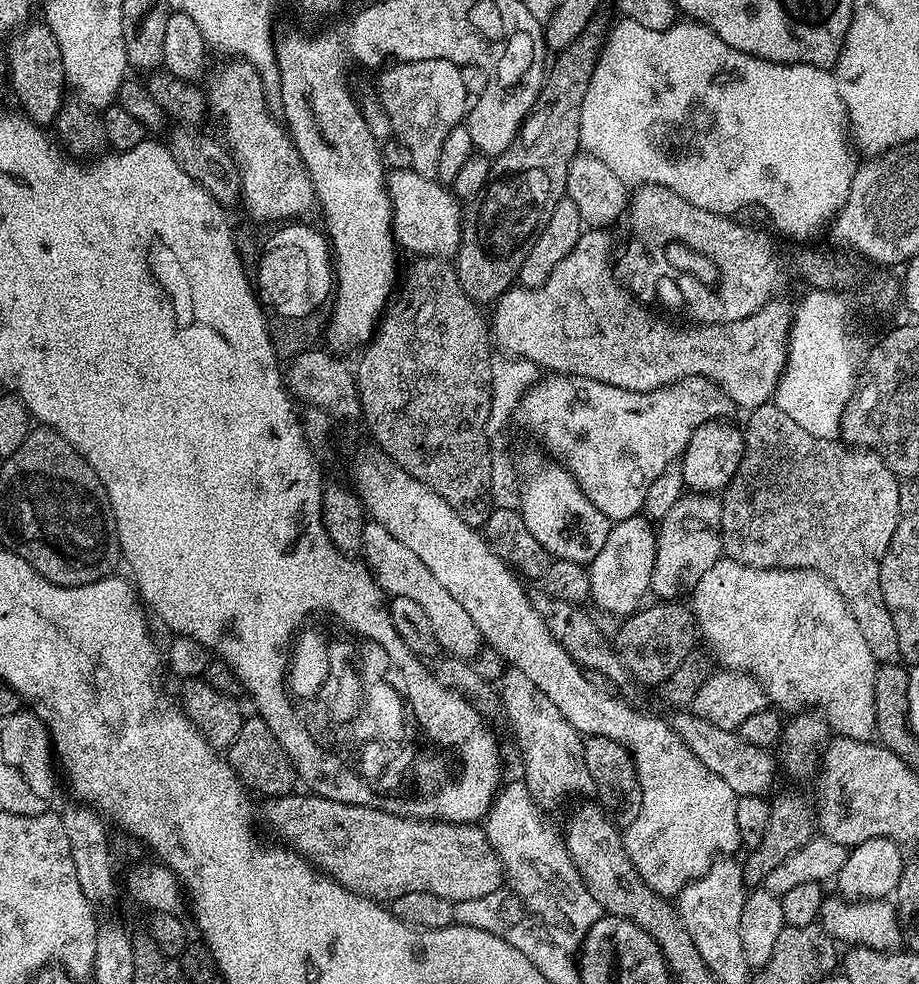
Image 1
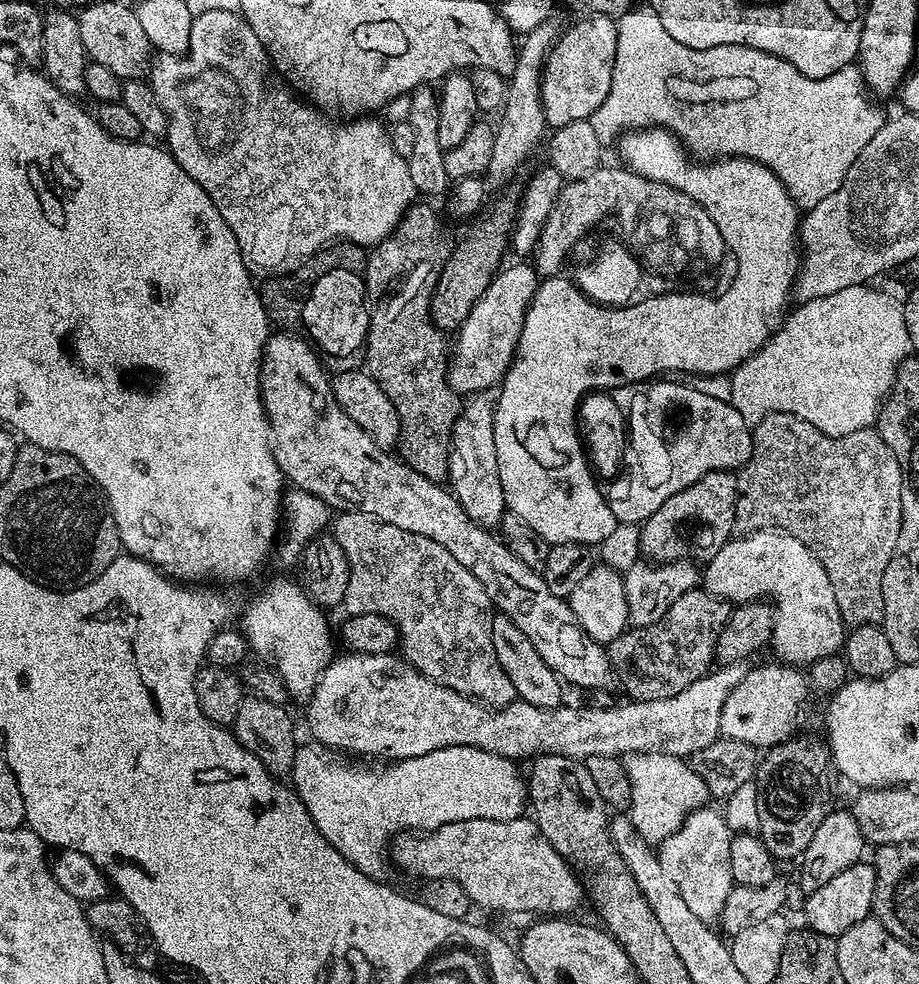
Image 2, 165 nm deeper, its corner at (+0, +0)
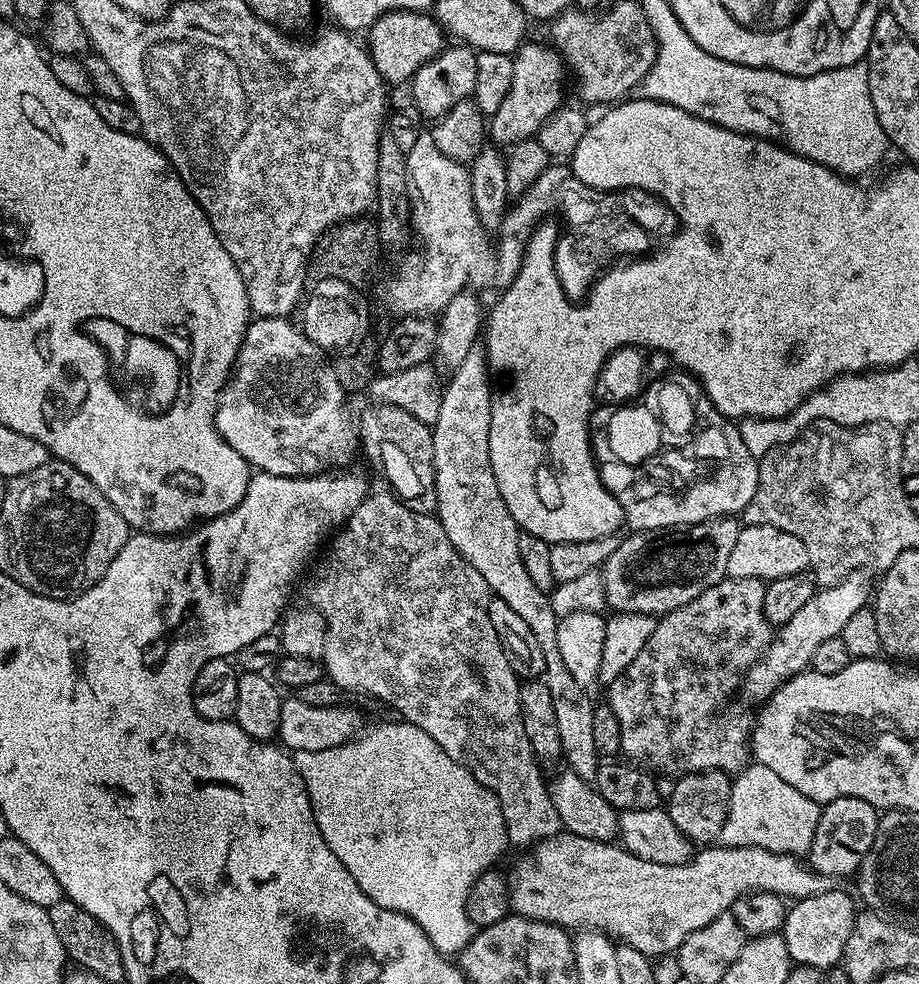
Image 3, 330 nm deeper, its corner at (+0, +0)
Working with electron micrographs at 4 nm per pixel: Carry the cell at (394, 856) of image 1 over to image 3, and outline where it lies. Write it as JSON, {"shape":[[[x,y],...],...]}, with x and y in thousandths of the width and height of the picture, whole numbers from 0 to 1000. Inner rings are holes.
{"shape":[[[610,843],[578,863],[579,874],[566,874],[553,890],[553,917],[556,926],[578,935],[607,939],[615,945],[647,945],[671,956],[690,961],[706,974],[734,968],[755,945],[764,945],[777,933],[793,926],[799,916],[817,907],[837,907],[843,911],[875,915],[898,905],[898,891],[891,890],[869,869],[839,866],[829,862],[766,860],[744,878],[703,876],[682,866],[670,856],[643,854]]]}

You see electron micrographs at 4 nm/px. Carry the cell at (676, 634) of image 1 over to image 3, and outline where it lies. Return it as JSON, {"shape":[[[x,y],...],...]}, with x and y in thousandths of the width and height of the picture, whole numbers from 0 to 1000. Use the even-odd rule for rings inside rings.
{"shape":[[[824,585],[806,589],[789,587],[773,596],[773,600],[764,600],[764,604],[746,612],[746,616],[738,616],[715,629],[712,644],[703,648],[703,657],[699,657],[694,669],[690,669],[678,685],[659,699],[662,715],[675,739],[675,760],[684,773],[711,776],[705,777],[711,782],[744,780],[740,783],[745,786],[778,783],[802,787],[808,784],[816,772],[812,740],[792,736],[783,723],[803,703],[810,686],[823,676],[840,651],[842,638],[831,623],[832,597],[832,590]]]}

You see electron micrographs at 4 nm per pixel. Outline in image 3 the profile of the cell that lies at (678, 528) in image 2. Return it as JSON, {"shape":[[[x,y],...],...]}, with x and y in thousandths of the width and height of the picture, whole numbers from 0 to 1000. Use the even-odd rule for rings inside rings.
{"shape":[[[797,524],[777,525],[775,528],[760,530],[749,536],[741,536],[739,539],[727,539],[719,543],[715,541],[691,541],[683,543],[675,549],[672,559],[668,559],[668,563],[664,563],[664,567],[658,571],[655,578],[657,587],[657,608],[661,617],[667,623],[672,622],[697,622],[704,626],[719,627],[724,622],[731,622],[738,616],[746,616],[746,612],[751,612],[755,608],[760,608],[760,604],[764,604],[764,600],[773,600],[773,596],[777,596],[781,590],[792,585],[792,572],[794,571],[794,562],[799,560],[799,551],[803,551],[803,543],[807,536],[804,527]]]}

